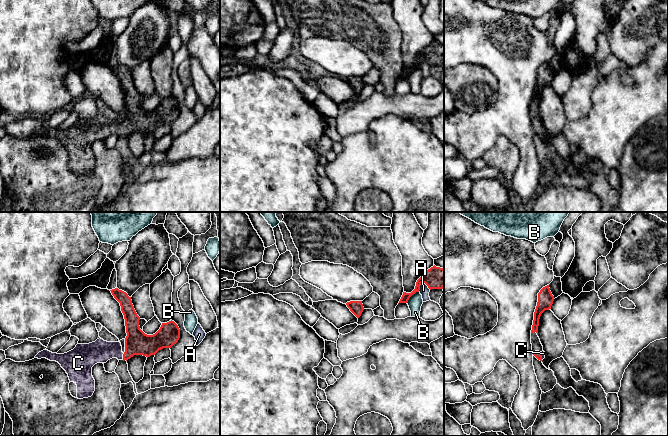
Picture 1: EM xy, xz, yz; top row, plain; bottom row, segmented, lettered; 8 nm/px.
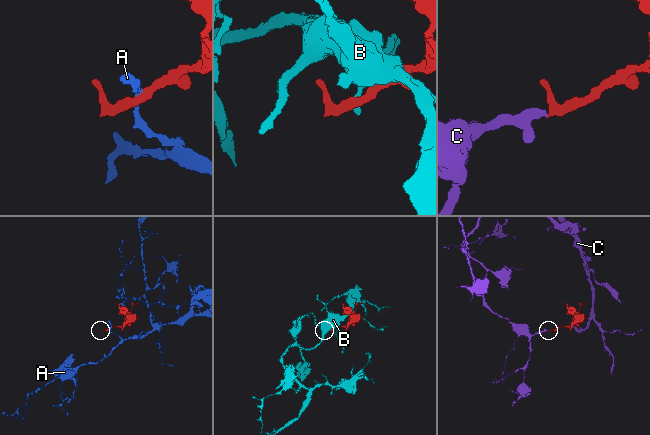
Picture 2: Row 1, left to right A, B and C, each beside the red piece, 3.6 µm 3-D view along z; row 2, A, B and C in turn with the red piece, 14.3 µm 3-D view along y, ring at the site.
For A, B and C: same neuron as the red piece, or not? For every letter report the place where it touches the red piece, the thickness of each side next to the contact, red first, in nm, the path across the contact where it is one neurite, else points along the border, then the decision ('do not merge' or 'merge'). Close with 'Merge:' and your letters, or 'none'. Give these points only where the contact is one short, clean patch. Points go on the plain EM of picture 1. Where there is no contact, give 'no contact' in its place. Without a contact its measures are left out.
A: meets red in xz at (422, 58); 180 nm thick on the red side, 80 nm on the other; border along xz (430, 65), (422, 59), (418, 67); do not merge
B: meets red in xz at (411, 71); 180 nm thick on the red side, 120 nm on the other; border along xz (418, 67), (406, 78); do not merge
C: meets red in xy at (123, 132); 190 nm thick on the red side, 190 nm on the other; runs through xy (137, 118), (123, 132), (115, 127), (100, 127); merge
Merge: C

